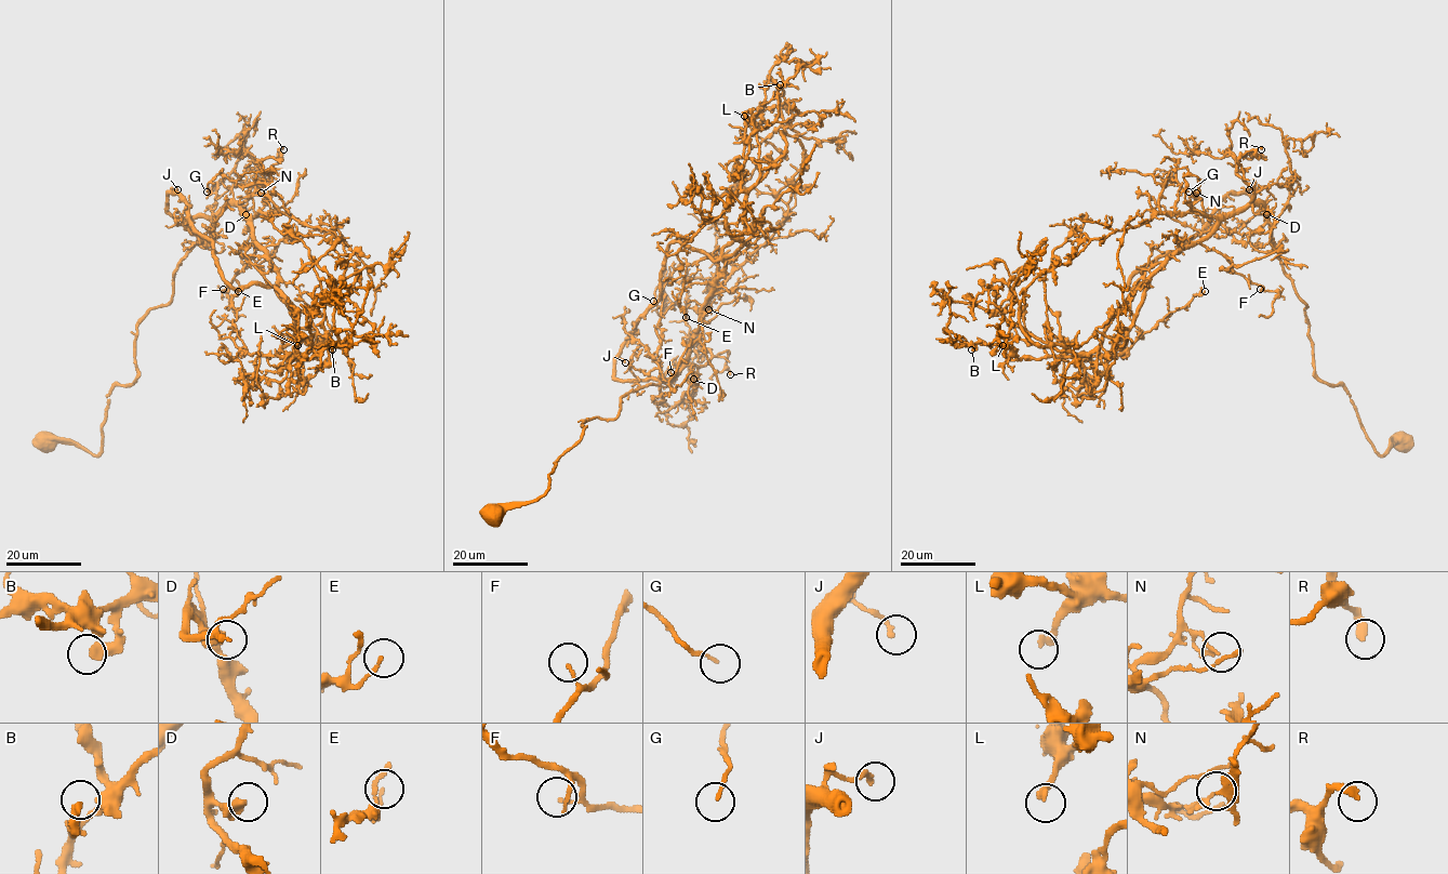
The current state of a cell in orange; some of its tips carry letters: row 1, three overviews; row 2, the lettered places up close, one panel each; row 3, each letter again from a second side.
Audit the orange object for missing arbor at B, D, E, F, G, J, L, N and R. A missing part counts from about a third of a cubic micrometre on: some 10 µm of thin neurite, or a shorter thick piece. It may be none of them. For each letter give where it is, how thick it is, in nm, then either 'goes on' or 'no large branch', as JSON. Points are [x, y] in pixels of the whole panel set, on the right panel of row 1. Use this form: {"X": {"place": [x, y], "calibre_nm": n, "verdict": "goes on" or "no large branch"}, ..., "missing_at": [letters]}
{"B": {"place": [971, 349], "calibre_nm": 380, "verdict": "no large branch"}, "D": {"place": [1266, 214], "calibre_nm": 420, "verdict": "no large branch"}, "E": {"place": [1205, 291], "calibre_nm": 140, "verdict": "no large branch"}, "F": {"place": [1260, 289], "calibre_nm": 70, "verdict": "no large branch"}, "G": {"place": [1189, 191], "calibre_nm": 120, "verdict": "no large branch"}, "J": {"place": [1249, 189], "calibre_nm": 200, "verdict": "no large branch"}, "L": {"place": [1003, 345], "calibre_nm": 280, "verdict": "no large branch"}, "N": {"place": [1196, 193], "calibre_nm": 160, "verdict": "no large branch"}, "R": {"place": [1261, 149], "calibre_nm": 320, "verdict": "goes on"}, "missing_at": ["R"]}

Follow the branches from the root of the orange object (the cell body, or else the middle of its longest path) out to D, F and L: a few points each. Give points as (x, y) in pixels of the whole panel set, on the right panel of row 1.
D: (1402, 445), (1380, 455), (1347, 391), (1316, 375), (1306, 303), (1285, 272), (1267, 211), (1252, 204), (1266, 214)
F: (1402, 445), (1380, 455), (1347, 391), (1316, 375), (1306, 303), (1269, 213), (1249, 204), (1200, 242), (1260, 289)
L: (1402, 445), (1380, 455), (1347, 391), (1316, 375), (1306, 303), (1258, 204), (1180, 248), (1088, 353), (1003, 345)

